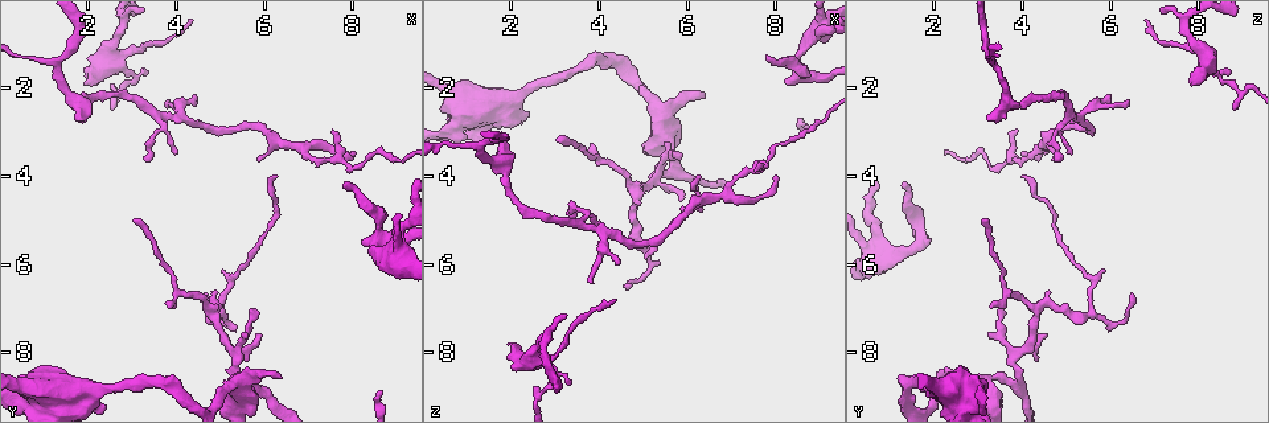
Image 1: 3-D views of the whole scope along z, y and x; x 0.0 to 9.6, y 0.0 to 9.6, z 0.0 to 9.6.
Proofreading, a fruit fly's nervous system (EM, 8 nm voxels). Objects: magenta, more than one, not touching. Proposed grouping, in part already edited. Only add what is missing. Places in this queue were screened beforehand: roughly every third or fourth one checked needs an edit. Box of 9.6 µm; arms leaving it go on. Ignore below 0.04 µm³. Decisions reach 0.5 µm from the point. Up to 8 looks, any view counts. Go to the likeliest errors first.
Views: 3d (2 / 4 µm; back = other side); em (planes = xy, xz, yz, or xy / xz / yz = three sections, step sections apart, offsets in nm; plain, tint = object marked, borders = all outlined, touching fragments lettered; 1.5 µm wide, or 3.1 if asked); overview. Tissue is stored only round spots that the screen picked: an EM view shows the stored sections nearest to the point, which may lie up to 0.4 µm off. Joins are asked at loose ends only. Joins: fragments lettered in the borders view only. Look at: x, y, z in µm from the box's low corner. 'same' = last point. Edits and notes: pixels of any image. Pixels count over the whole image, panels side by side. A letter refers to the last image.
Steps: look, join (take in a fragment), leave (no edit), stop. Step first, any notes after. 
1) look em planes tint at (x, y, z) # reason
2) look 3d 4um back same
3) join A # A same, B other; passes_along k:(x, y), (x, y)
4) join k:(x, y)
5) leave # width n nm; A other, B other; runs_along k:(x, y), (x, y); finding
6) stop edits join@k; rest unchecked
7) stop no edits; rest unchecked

look 3d 2um at (1.90, 2.65, 3.15) # branch stops here

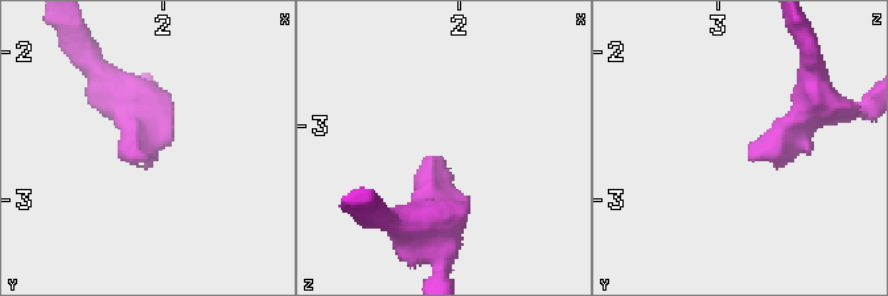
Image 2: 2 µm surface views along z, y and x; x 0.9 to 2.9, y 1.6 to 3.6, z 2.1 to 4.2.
look em planes borders at (1.86, 2.72, 3.18)

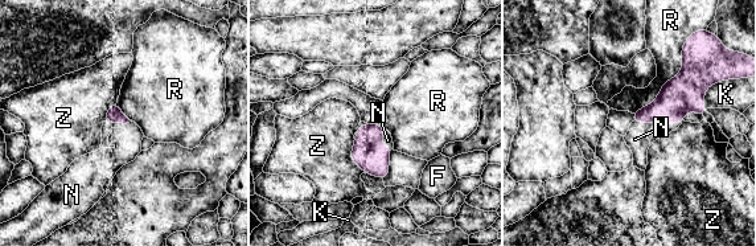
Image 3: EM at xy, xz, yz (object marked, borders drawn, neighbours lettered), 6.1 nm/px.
join N # F other, K other, N same, R other, Z other; it goes on there

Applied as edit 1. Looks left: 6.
look overview

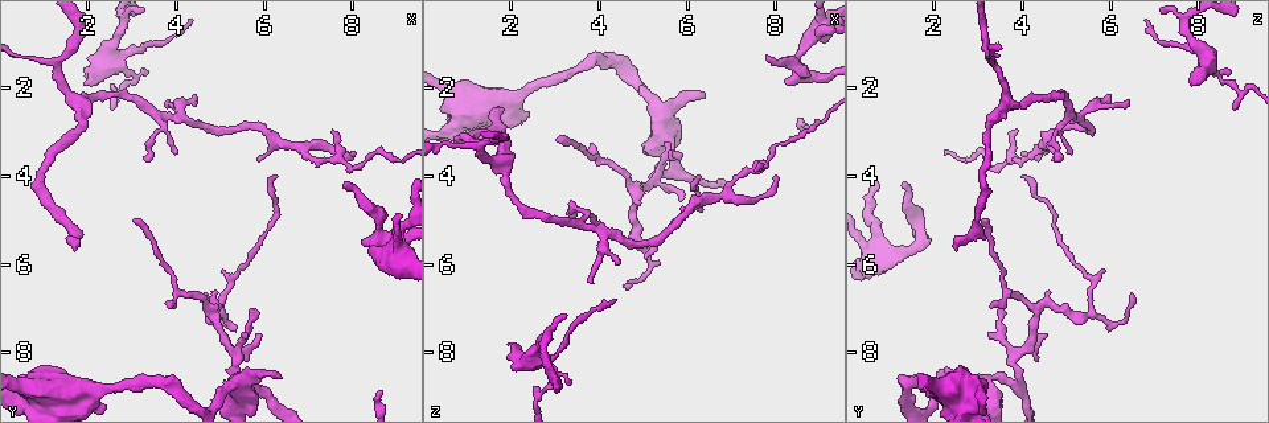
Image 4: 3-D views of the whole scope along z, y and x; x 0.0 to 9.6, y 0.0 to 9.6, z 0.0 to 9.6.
look 3d 2um back at (1.95, 1.90, 7.75) # branch stops here

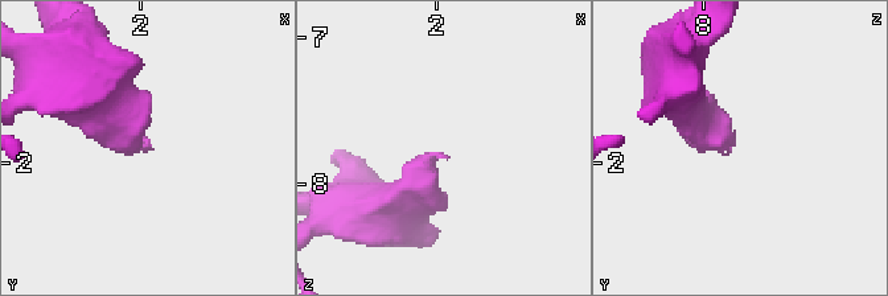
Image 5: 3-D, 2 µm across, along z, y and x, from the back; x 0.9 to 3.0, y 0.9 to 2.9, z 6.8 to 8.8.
look em planes plain at (1.94, 1.88, 7.78) # now the EM

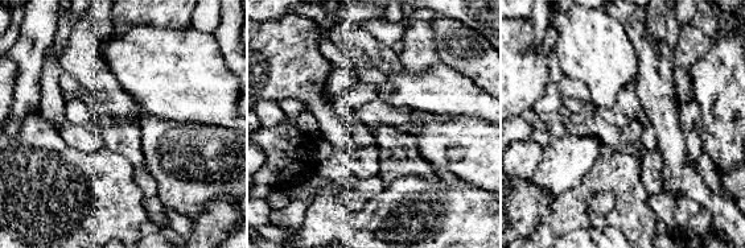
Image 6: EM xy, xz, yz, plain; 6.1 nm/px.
look em planes borders same # what lies round it

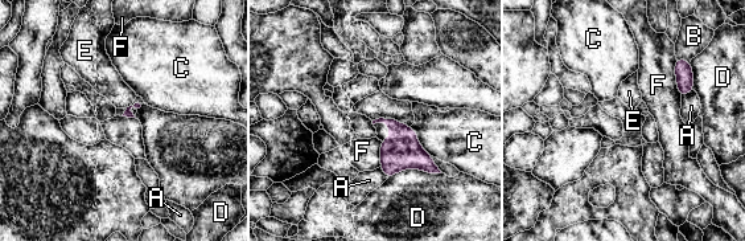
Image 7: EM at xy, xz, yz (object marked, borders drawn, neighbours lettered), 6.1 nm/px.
leave # A other, B other, C other, D other, E other, F other; border 7:(131, 105), (126, 107); no lettered fragment goes on from it

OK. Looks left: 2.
look em planes borders at (7.75, 4.10, 1.35) # branch stops here

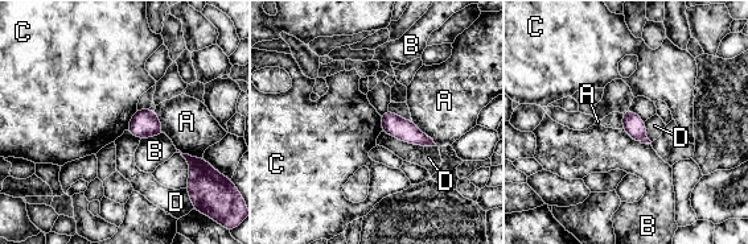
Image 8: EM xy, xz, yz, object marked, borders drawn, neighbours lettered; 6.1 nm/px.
leave # width 130 nm; A other, B other, C other, D other; none of them fits

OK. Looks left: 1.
stop edits join@3; rest unchecked

